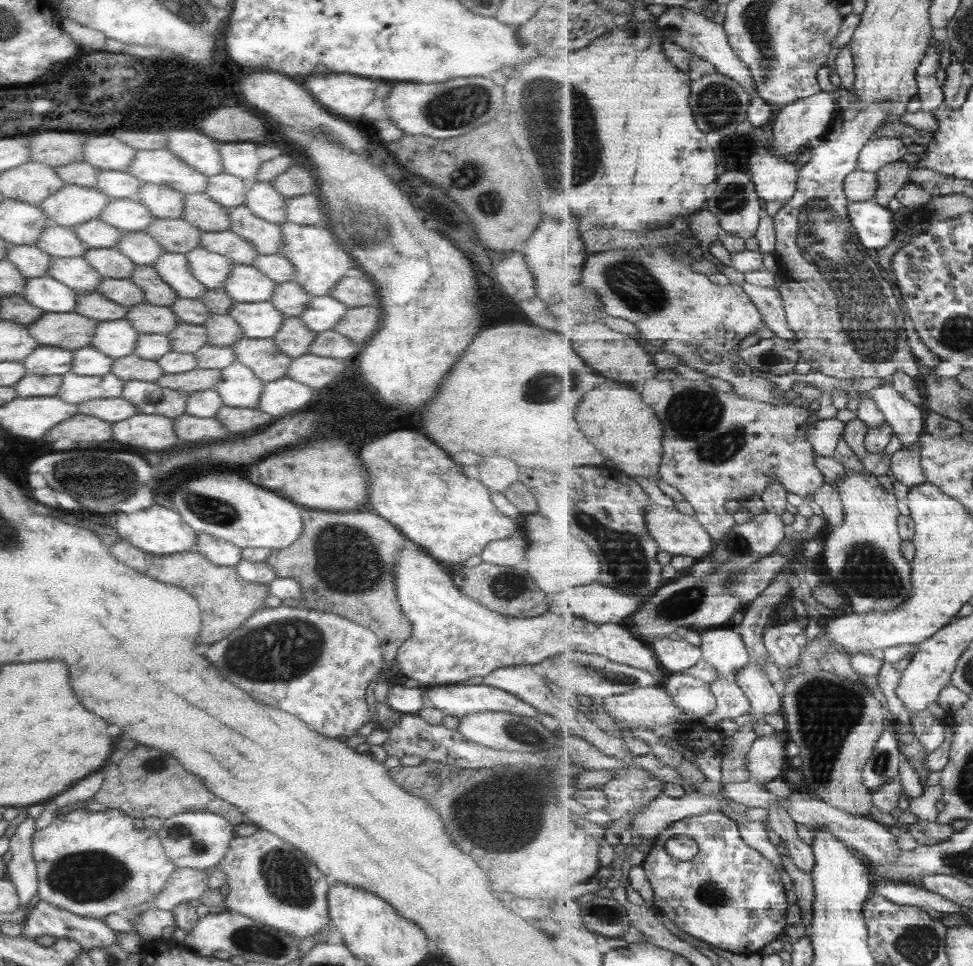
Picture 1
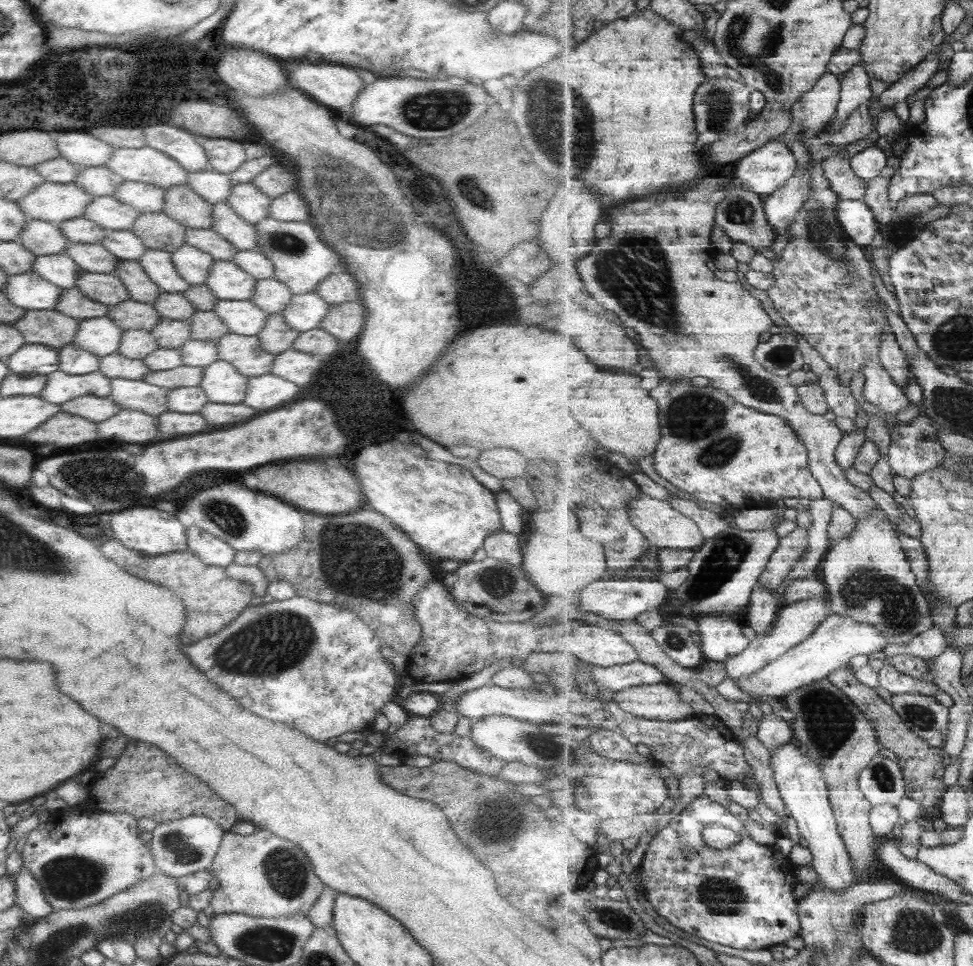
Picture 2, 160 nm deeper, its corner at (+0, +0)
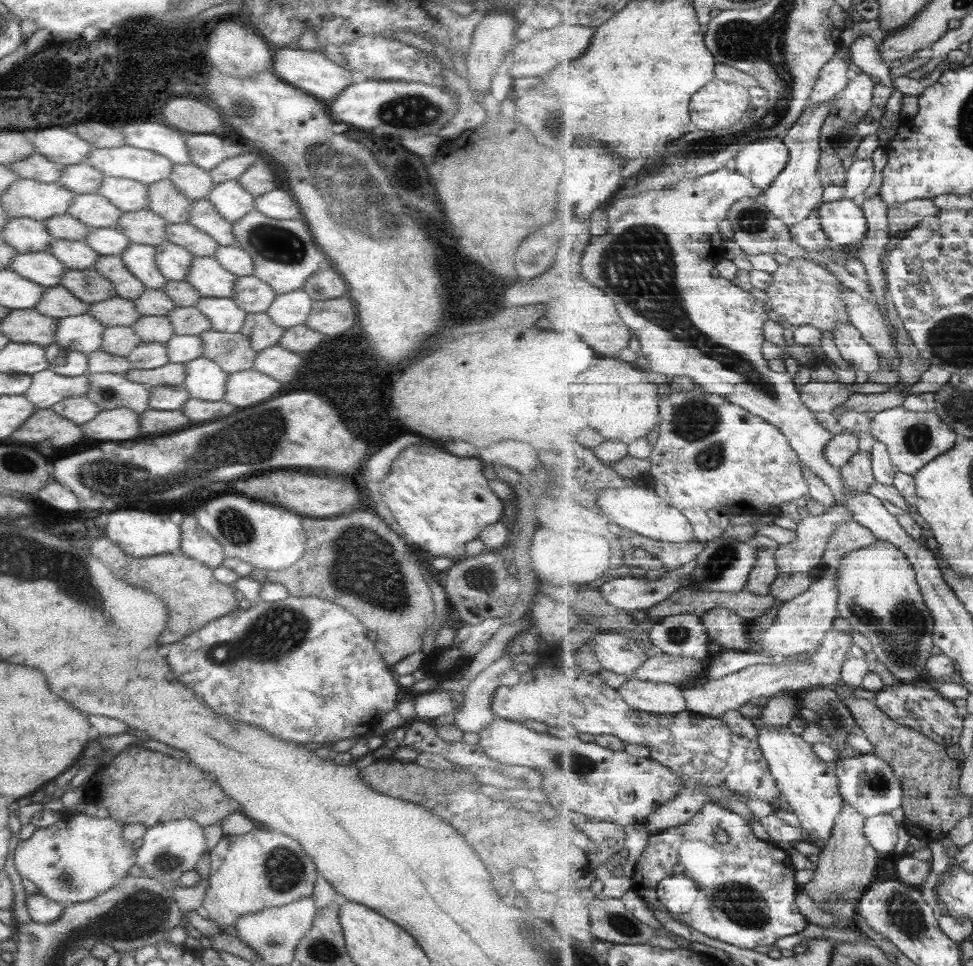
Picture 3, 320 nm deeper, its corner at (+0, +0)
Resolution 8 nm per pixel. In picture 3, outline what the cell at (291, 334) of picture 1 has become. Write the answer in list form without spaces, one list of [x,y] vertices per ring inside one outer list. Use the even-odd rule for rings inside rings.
[[[246,313],[238,333],[249,339],[250,347],[254,352],[276,344],[284,329],[275,326],[264,313]]]

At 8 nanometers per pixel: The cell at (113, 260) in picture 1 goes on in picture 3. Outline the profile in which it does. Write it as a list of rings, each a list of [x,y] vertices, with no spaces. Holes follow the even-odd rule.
[[[53,239],[46,252],[69,270],[89,269],[99,256],[84,239],[74,241]]]

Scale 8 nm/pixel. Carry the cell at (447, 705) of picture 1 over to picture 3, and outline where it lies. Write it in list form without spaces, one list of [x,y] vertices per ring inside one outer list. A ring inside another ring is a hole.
[[[549,637],[545,647],[539,652],[538,663],[528,672],[521,673],[520,679],[513,686],[499,685],[491,694],[491,712],[493,716],[515,723],[527,720],[540,722],[545,730],[555,733],[583,734],[587,738],[600,735],[612,735],[621,738],[626,744],[647,746],[652,753],[651,759],[666,765],[679,775],[685,787],[691,789],[704,786],[726,785],[730,790],[751,800],[756,798],[775,804],[777,798],[782,798],[778,781],[772,776],[770,765],[759,747],[758,742],[735,733],[733,729],[721,719],[702,716],[701,714],[685,710],[673,716],[663,716],[641,712],[630,707],[618,689],[605,684],[605,680],[595,671],[595,665],[589,660],[582,659],[582,650],[577,648],[560,648],[559,637]]]

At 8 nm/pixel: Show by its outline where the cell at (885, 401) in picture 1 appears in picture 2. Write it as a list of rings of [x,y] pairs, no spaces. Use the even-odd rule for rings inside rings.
[[[869,362],[861,372],[865,376],[863,397],[879,407],[882,414],[897,414],[911,403],[905,396],[904,389],[880,363]]]

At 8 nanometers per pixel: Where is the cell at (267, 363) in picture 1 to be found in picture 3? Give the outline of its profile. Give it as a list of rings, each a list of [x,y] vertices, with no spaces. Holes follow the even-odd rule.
[[[209,329],[200,332],[198,337],[201,339],[201,357],[211,360],[227,375],[252,368],[256,352],[250,347],[249,339],[246,336],[238,332],[226,333]]]

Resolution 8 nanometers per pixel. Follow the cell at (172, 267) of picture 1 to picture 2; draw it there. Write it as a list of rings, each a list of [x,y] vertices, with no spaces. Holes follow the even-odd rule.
[[[147,249],[136,260],[139,267],[153,281],[159,291],[166,294],[181,294],[187,283],[179,278],[171,264],[171,254],[163,250]]]

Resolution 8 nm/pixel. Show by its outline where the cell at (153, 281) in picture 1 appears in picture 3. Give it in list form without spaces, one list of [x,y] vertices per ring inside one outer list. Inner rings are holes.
[[[118,255],[98,256],[91,268],[111,282],[115,297],[133,301],[145,290],[141,282],[124,267]]]

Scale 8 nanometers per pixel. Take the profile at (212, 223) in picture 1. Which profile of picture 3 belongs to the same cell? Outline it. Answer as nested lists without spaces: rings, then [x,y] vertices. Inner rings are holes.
[[[168,179],[146,185],[146,199],[146,209],[166,224],[183,224],[187,220],[191,200],[179,194]]]

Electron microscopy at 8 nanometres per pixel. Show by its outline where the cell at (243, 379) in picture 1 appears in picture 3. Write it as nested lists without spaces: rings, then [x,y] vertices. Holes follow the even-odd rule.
[[[203,357],[185,362],[182,387],[189,398],[207,402],[221,401],[227,374],[219,366]]]

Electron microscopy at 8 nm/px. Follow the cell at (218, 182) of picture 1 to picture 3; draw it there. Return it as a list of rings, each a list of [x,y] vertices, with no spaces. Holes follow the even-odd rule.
[[[171,163],[167,179],[179,194],[186,196],[191,201],[205,199],[205,195],[214,185],[208,172],[193,166],[191,163]]]

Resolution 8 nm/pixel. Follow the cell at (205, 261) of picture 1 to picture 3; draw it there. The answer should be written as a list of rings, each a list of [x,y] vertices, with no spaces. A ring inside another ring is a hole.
[[[161,242],[155,248],[155,267],[165,281],[184,281],[189,264],[191,264],[191,253],[181,246]]]

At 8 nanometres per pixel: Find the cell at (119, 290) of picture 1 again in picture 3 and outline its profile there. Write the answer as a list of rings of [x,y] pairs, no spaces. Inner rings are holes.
[[[92,268],[83,270],[66,269],[59,277],[59,284],[77,300],[87,305],[107,300],[115,294],[113,285]]]

